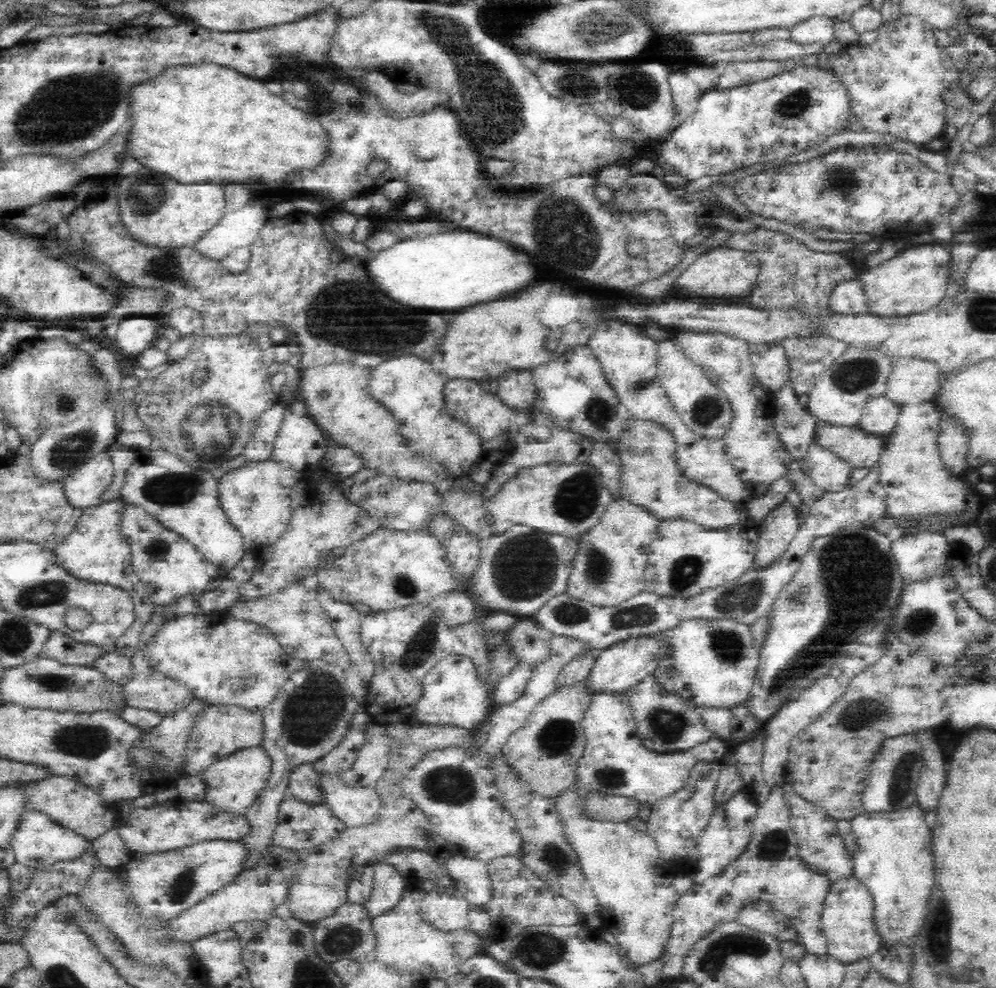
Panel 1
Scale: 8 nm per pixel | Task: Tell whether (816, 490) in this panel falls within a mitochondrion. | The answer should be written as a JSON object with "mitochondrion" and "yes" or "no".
{"mitochondrion":"no"}

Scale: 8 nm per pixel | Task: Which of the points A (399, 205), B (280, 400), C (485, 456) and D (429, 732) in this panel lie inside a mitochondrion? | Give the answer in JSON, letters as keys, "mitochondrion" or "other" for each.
{"A":"other","B":"other","C":"other","D":"other"}

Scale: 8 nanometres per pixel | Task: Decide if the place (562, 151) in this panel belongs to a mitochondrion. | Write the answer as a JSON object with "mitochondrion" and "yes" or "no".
{"mitochondrion":"no"}

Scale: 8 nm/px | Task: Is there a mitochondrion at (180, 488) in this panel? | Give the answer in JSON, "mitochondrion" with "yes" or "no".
{"mitochondrion":"yes"}

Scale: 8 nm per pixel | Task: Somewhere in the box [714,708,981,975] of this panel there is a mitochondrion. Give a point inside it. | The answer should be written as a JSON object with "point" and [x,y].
{"point":[938,936]}

